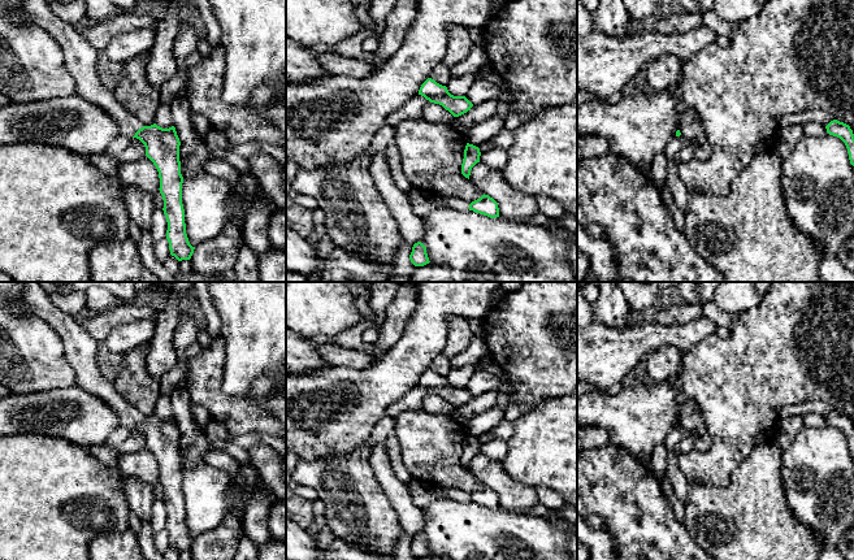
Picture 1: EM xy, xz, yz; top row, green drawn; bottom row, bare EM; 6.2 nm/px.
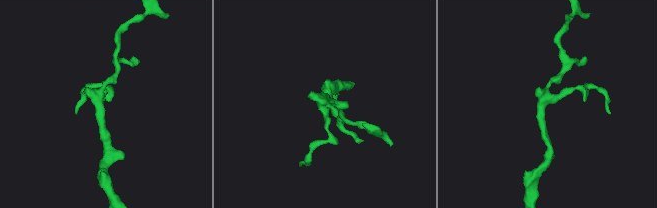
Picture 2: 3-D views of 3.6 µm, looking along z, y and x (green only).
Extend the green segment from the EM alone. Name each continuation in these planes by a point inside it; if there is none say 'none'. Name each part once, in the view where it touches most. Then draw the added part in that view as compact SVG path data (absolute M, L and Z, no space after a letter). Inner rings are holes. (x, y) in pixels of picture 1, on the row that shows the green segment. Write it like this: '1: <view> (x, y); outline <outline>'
1: xy (85, 63); outline M23 0L21 10L61 45L65 66L75 79L75 94L104 109L117 122L120 136L131 139L143 125L122 108L109 88L112 79L101 68L103 57L84 40L79 29L57 18L45 0Z

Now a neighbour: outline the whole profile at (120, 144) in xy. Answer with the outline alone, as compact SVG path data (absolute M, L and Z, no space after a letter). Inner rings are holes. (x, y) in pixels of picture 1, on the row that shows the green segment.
M118 136L104 151L104 153L118 157L130 144L130 139Z

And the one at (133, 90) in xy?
M149 51L134 56L122 65L113 66L114 95L122 108L131 113L139 110L156 112L161 105L161 88L152 86L146 74L148 61Z

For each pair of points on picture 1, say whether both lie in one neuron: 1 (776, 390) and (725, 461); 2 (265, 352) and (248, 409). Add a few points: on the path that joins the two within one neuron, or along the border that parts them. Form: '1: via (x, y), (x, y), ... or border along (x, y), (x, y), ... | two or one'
1: via (758, 408), (749, 417), (740, 443) | one
2: border along (272, 374), (252, 383), (251, 398), (222, 391) | two

